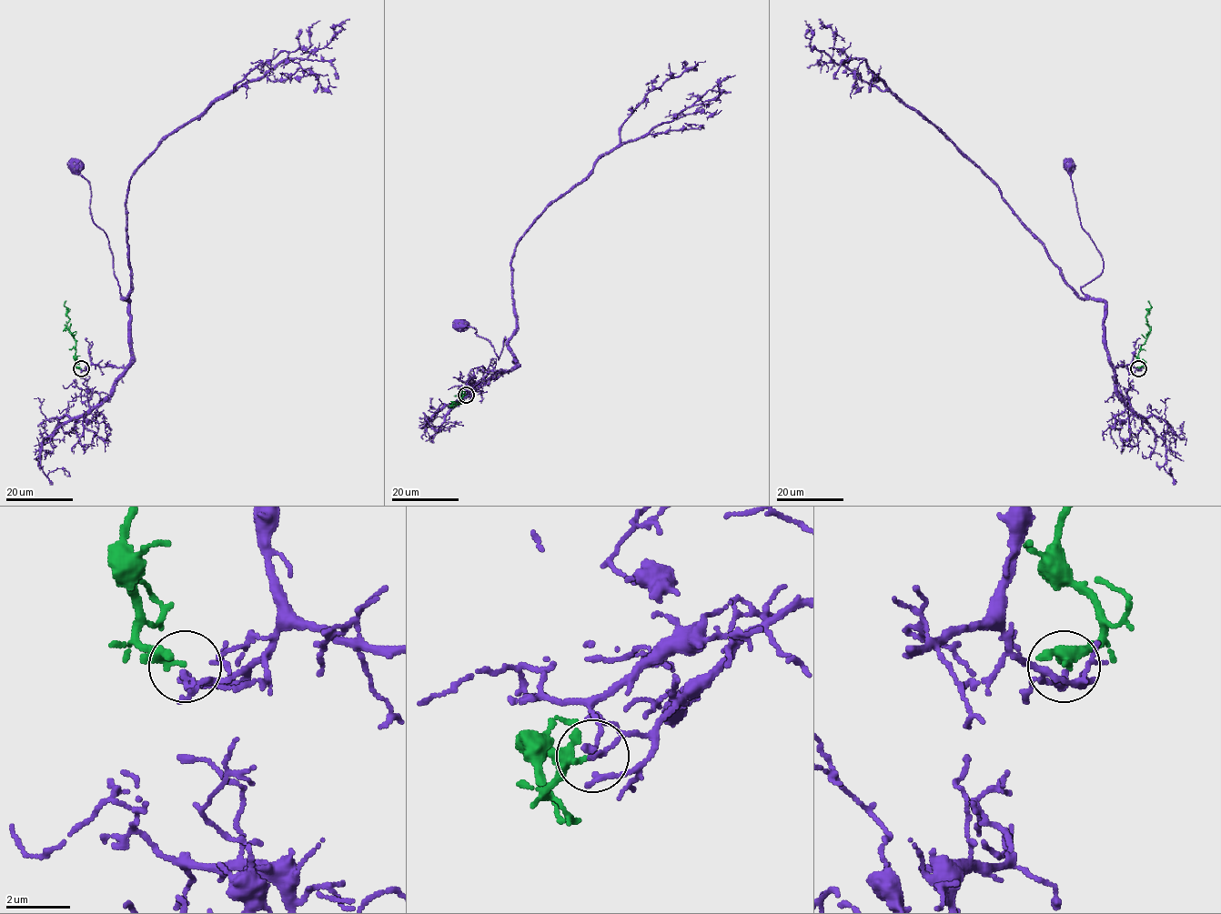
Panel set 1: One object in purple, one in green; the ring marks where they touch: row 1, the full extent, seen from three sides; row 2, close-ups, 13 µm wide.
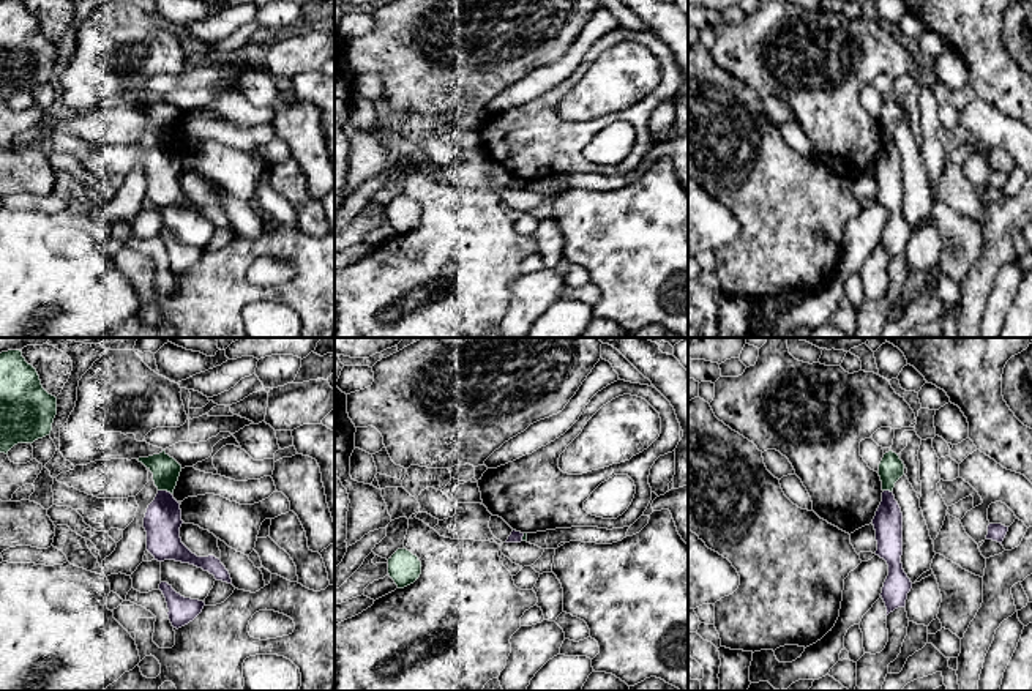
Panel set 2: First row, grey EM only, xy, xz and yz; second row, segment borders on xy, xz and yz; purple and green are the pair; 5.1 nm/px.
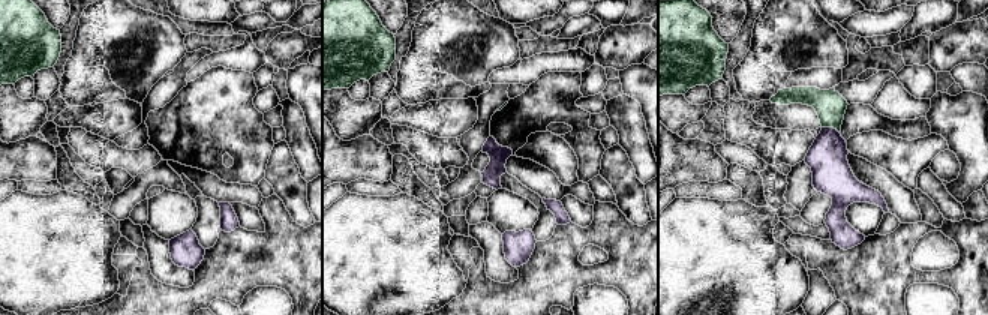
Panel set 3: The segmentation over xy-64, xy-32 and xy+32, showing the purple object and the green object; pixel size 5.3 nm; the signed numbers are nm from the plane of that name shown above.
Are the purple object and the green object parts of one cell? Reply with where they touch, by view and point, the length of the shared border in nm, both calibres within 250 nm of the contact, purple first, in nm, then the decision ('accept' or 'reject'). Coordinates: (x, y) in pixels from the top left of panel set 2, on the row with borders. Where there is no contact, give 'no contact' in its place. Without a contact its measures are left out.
meets purple in xy at (164, 491); contact 80 nm long; 190 nm thick on the purple side, 140 nm on the other; reject

